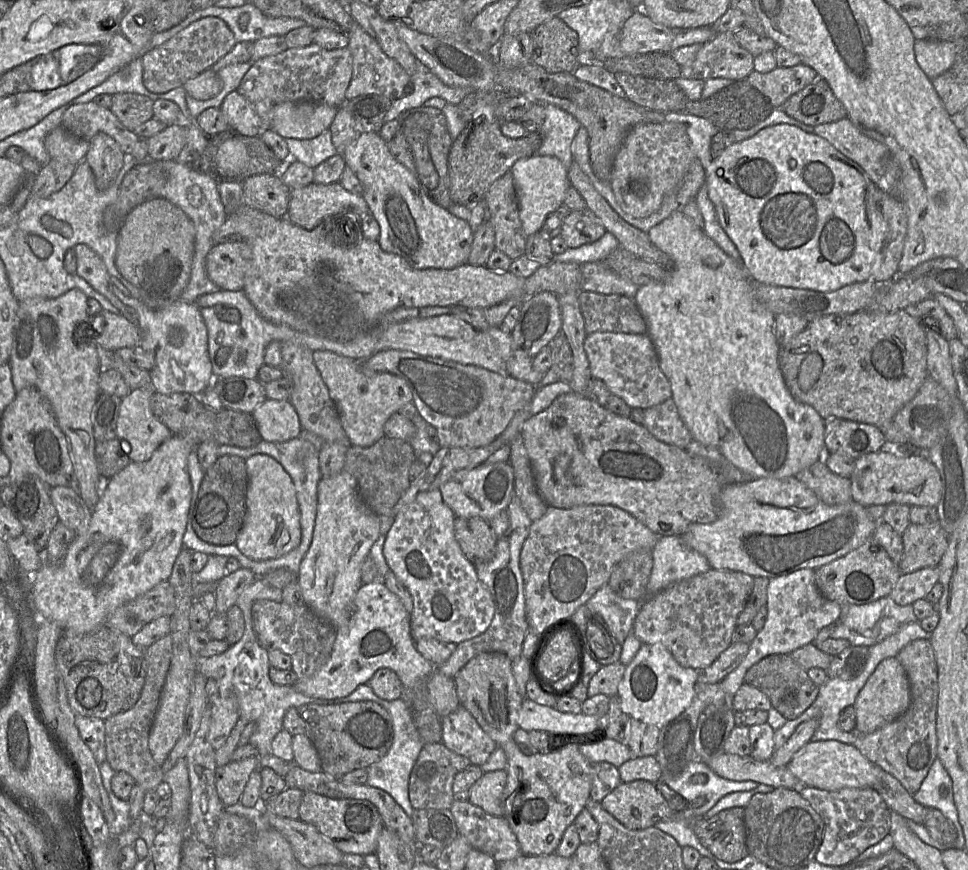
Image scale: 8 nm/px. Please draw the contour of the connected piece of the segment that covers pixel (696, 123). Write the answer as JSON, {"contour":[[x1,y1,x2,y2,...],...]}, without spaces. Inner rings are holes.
{"contour":[[687,112,666,113,665,122,676,122,686,126,692,150,707,173,714,161,711,156,712,138,719,129,710,121]]}

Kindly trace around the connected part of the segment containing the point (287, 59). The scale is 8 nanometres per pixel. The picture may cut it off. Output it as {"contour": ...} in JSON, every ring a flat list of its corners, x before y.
{"contour":[[313,42,255,61,236,91,254,106,263,121,263,129,270,129,270,112,282,102,313,101,333,107,342,106,346,101,345,92,351,76,352,56,347,47,327,50]]}

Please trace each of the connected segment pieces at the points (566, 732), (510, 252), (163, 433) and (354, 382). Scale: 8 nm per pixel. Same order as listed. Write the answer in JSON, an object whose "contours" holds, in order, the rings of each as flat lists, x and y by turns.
{"contours":[[[527,697,521,704,518,725,527,732,544,730,562,736,588,736,604,729,603,717,560,712]],[[511,171,497,179,483,200,489,209,488,221,495,231,495,250,515,260,525,255,527,237,519,216,519,203]],[[144,387,130,391,121,399,120,411,116,424,116,437,124,444,124,451,131,462,148,461,155,450,173,433,153,414,150,399,155,391,152,387]],[[328,350,315,351,313,360,338,409,341,424,352,445,369,447,376,443,385,436,384,425,390,416,412,402,410,387,396,375,365,372,361,361]]]}

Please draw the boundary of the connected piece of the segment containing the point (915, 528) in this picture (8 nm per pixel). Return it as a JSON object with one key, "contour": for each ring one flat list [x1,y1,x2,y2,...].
{"contour":[[939,522,913,524,902,534,903,557,899,568,903,574,939,565,949,544,950,535]]}

